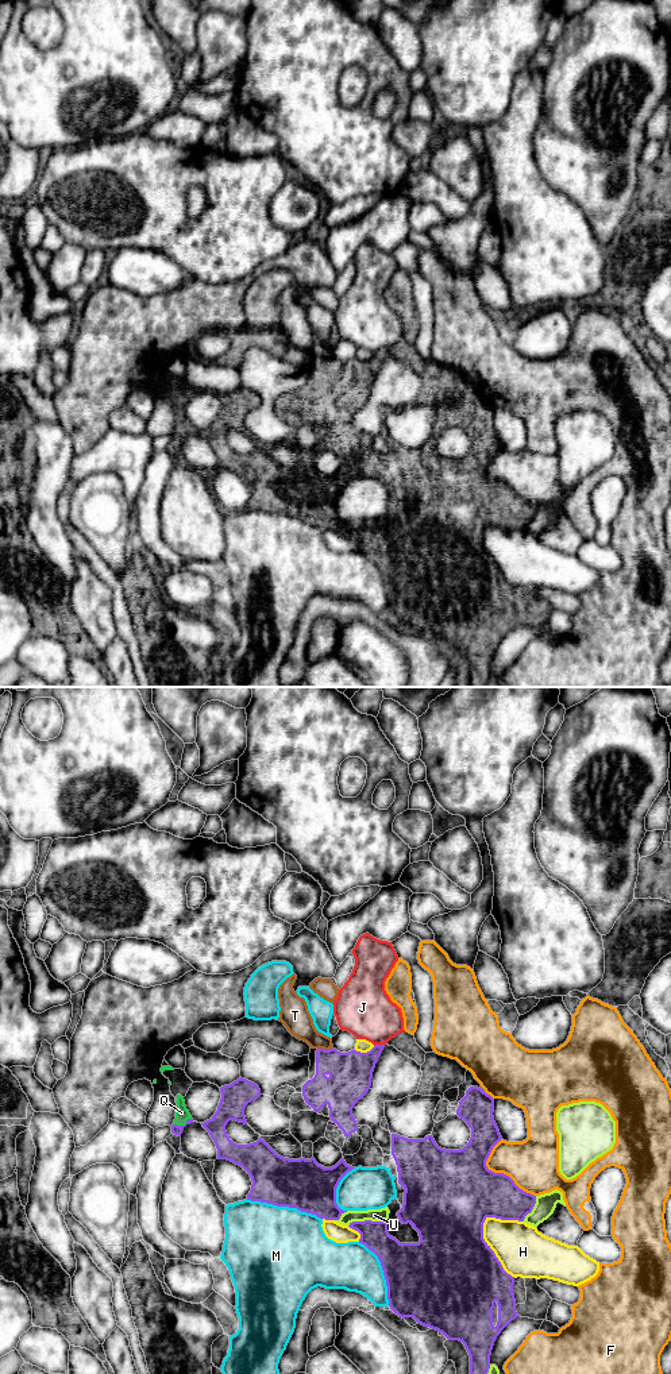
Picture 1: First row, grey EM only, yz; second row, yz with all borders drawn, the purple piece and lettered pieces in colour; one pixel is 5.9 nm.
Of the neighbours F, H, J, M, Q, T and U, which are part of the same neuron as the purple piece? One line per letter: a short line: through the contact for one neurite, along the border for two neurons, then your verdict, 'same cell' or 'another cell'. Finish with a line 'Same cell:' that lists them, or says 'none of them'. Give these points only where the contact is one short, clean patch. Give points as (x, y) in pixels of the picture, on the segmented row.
F: another cell
H: another cell
J: another cell
M: another cell
Q: same cell
T: line yz (332, 1046), (317, 1049); another cell
U: another cell
Same cell: Q

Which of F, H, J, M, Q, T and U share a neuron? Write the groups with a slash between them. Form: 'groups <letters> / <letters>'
groups F M T / H / J / Q / U

